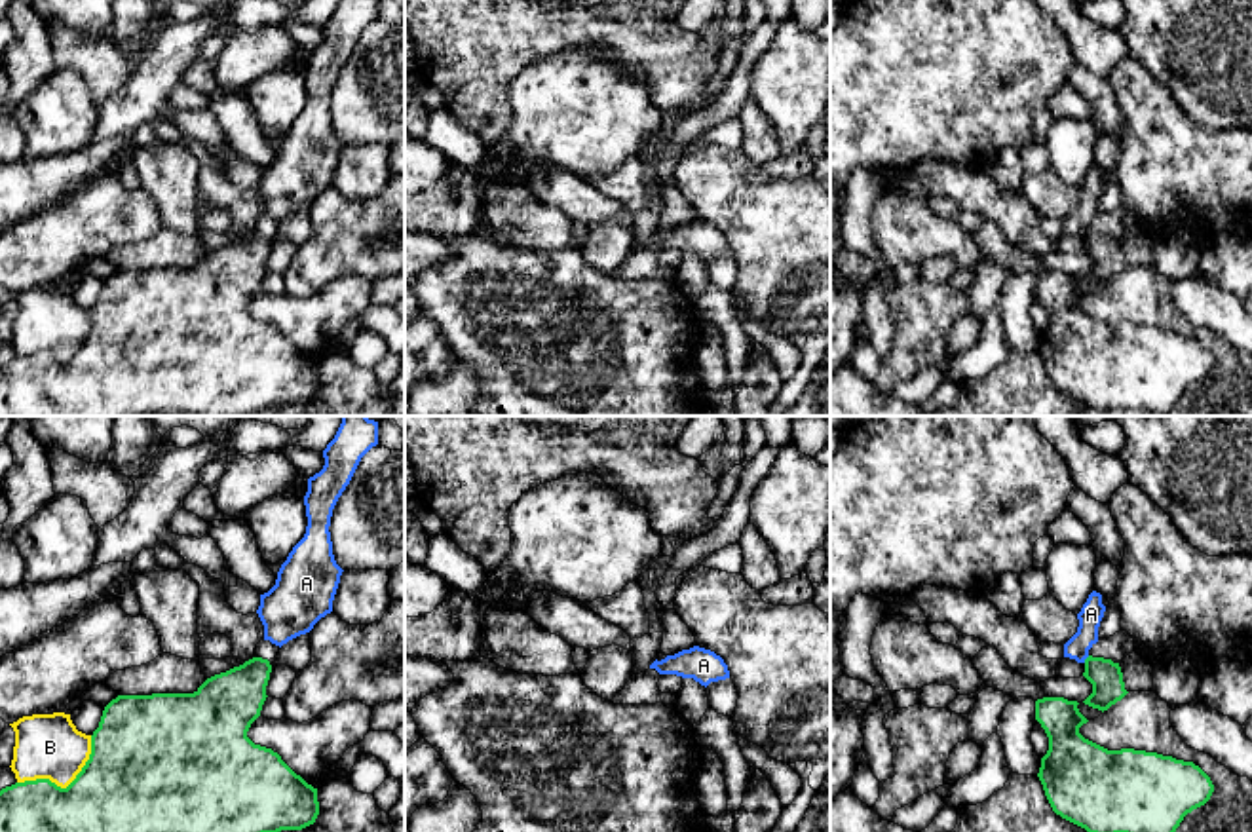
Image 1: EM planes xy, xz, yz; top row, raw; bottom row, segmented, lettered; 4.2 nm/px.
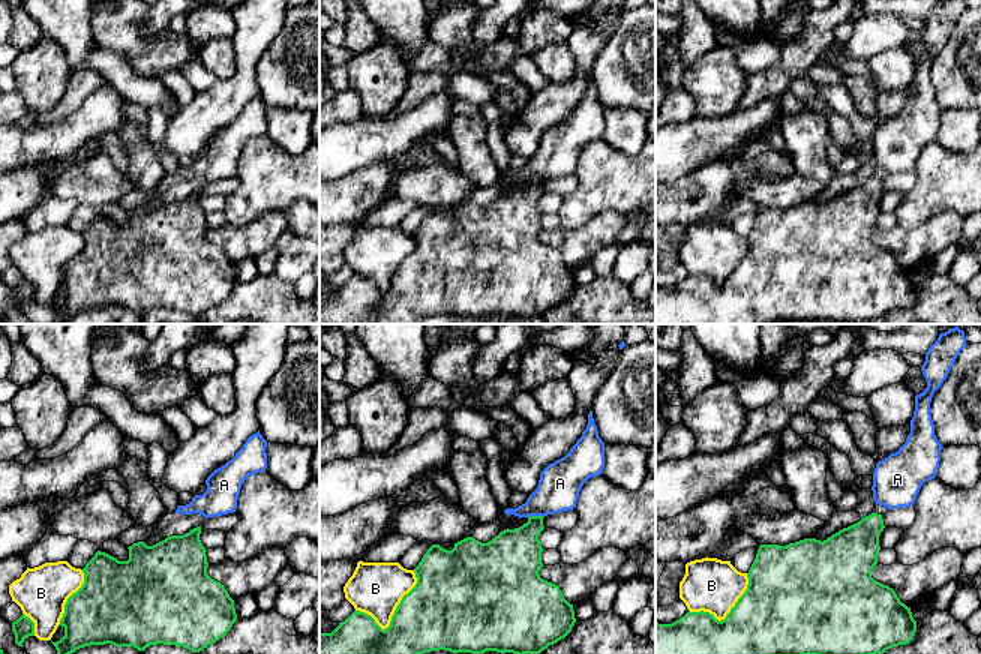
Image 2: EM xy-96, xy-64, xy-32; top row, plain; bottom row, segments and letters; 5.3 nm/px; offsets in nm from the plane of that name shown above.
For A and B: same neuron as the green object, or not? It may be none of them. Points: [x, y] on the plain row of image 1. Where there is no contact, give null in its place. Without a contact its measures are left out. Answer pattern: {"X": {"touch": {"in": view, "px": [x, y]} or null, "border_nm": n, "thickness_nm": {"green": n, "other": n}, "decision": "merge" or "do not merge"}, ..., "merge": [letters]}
{"A": {"touch": {"in": "yz", "px": [1085, 234]}, "border_nm": 40, "thickness_nm": {"green": 140, "other": 100}, "decision": "do not merge"}, "B": {"touch": {"in": "xy", "px": [69, 359]}, "border_nm": 380, "thickness_nm": {"green": 480, "other": 280}, "decision": "do not merge"}, "merge": []}

